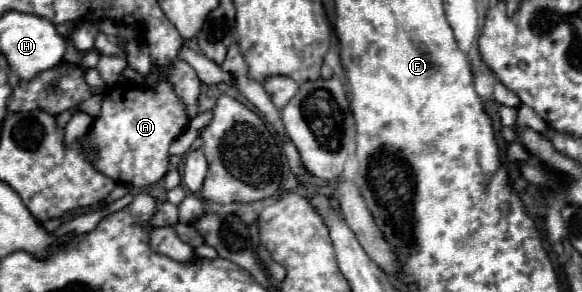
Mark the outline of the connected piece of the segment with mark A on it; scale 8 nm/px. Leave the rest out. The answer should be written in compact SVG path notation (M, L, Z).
M159 81L157 87L137 89L129 87L129 95L123 95L127 87L115 87L105 93L101 115L95 117L87 145L95 167L119 183L131 183L133 187L147 187L157 183L169 167L169 143L173 143L185 127L189 117L185 115L181 99L175 95L167 81Z

